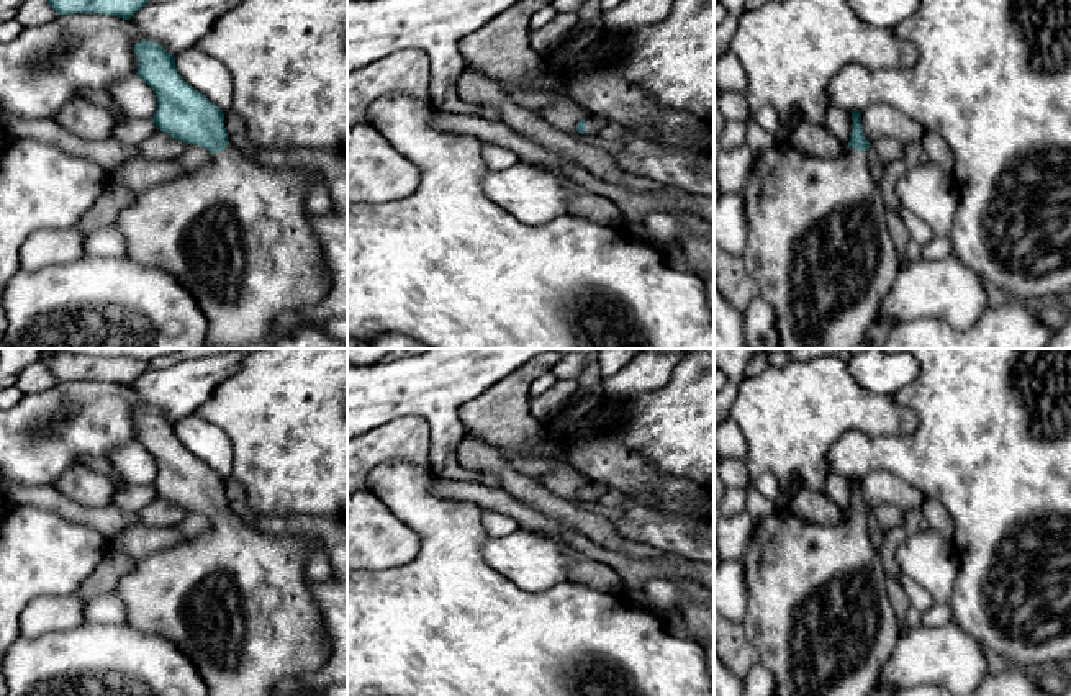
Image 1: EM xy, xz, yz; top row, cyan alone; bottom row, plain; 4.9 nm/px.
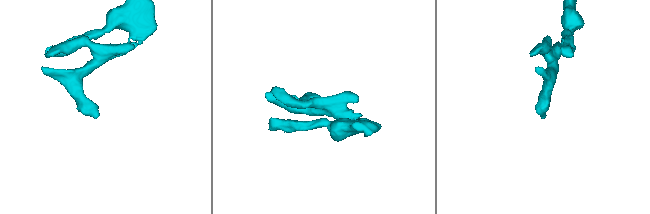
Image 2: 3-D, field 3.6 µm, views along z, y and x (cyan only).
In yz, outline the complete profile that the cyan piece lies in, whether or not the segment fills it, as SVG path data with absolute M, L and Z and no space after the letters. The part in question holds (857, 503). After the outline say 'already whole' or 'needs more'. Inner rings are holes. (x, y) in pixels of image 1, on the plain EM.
M850 478L850 509L838 524L819 526L791 511L776 511L755 524L742 560L748 603L742 626L760 655L760 663L775 676L778 696L870 696L881 668L899 639L899 624L886 590L879 552L871 544L860 478Z; needs more

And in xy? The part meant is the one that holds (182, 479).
M142 406L134 411L136 442L157 463L152 490L157 496L185 511L197 511L211 519L208 531L193 539L154 552L124 573L113 593L126 608L126 624L146 634L169 639L193 662L208 686L208 696L272 696L275 685L285 678L298 680L319 670L328 662L328 634L306 576L306 560L316 549L324 549L318 537L269 536L247 526L228 506L224 480L205 462L188 452L175 434L175 424L159 409Z; needs more

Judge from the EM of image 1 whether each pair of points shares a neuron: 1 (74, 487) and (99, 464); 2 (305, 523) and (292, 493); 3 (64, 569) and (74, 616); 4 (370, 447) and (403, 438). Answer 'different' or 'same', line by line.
1: different
2: different
3: different
4: same

